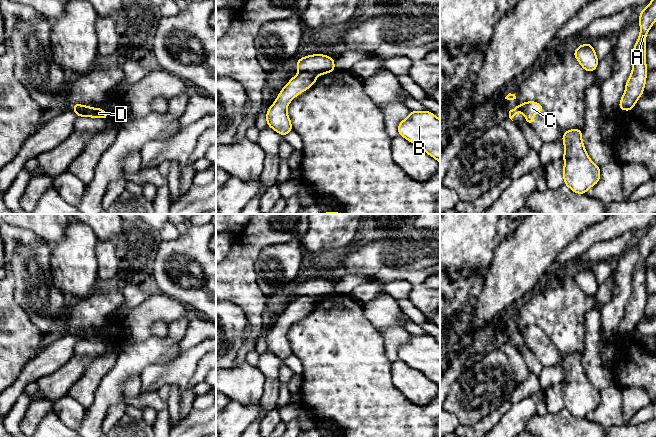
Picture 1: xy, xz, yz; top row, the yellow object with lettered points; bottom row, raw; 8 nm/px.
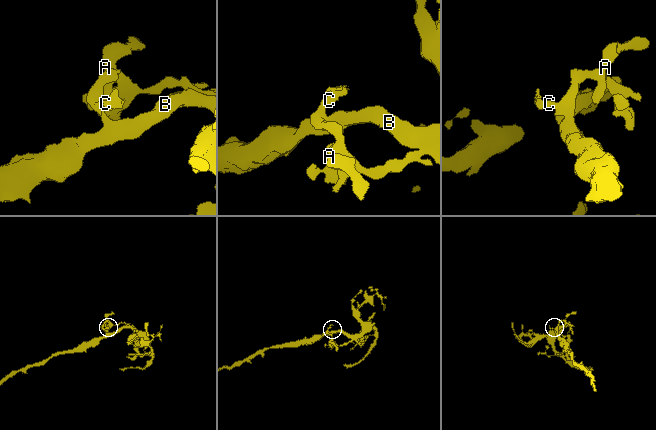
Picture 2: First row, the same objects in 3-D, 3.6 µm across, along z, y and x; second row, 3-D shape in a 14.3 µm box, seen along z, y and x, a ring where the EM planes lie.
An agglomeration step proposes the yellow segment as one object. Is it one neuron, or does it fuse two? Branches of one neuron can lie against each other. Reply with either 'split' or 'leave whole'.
split

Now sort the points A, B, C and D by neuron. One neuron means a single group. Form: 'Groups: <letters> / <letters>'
Groups: A B C / D

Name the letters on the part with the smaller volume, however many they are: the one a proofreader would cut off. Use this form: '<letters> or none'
D

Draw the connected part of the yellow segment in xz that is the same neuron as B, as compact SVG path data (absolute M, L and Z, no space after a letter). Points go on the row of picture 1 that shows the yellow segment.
M427 110L411 111L410 115L399 123L398 135L404 137L416 146L421 147L440 164L440 119L432 112Z

